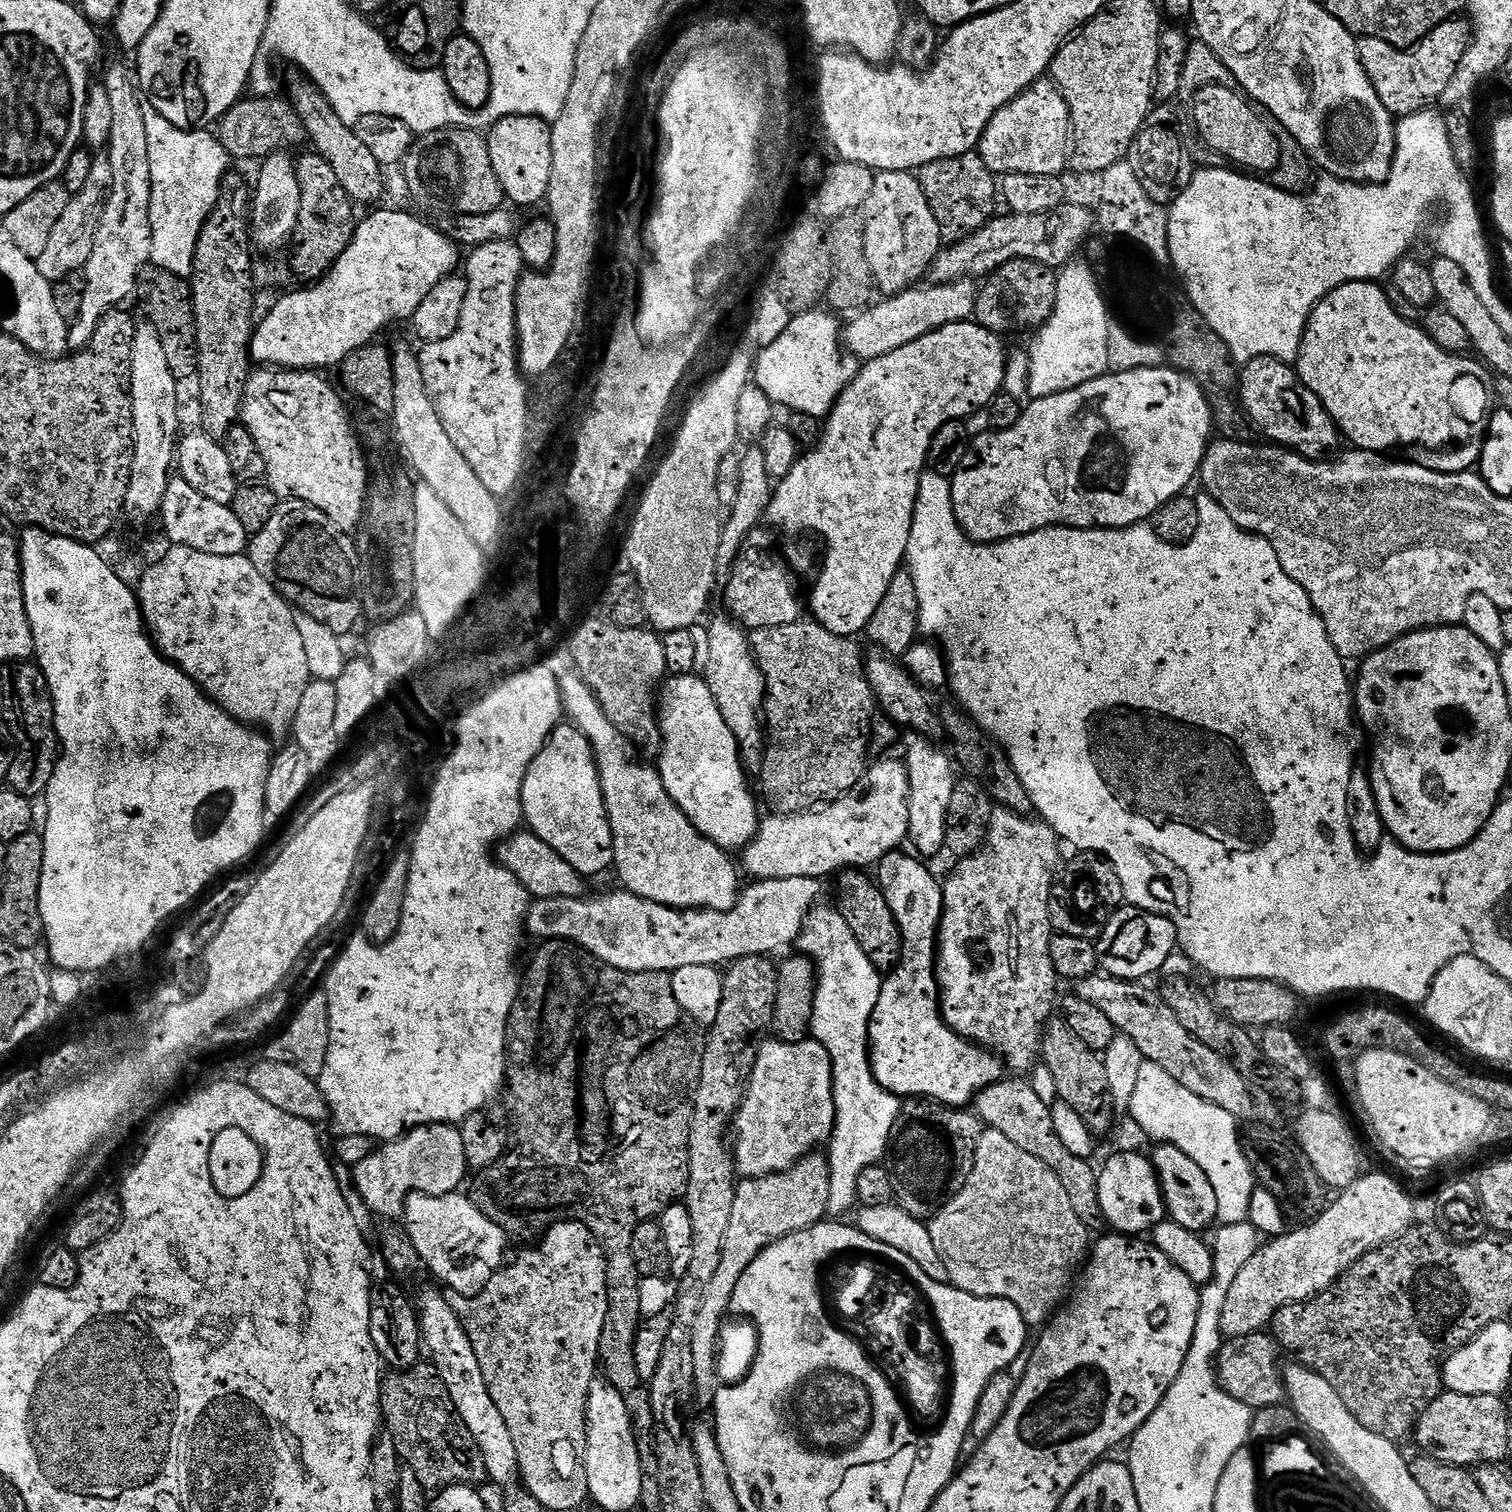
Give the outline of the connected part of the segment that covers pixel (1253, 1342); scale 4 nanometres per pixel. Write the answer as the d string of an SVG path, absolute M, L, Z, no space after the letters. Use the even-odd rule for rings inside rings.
M1264 1330L1249 1336L1225 1339L1216 1357L1216 1378L1220 1388L1226 1390L1230 1398L1238 1398L1238 1402L1253 1410L1285 1403L1286 1383L1280 1377L1279 1355L1277 1341Z

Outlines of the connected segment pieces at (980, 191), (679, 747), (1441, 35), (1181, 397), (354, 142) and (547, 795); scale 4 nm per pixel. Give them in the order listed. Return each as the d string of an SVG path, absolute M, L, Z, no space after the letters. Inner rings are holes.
M964 158L957 163L956 160L942 160L939 161L939 172L932 172L936 170L924 170L919 173L918 179L922 190L926 194L926 198L930 202L930 210L934 210L934 218L940 220L940 238L944 242L955 242L962 240L967 236L974 234L977 230L977 226L988 223L997 211L996 208L996 196L998 200L998 180L993 172L986 166L986 162L982 159Z
M696 674L673 675L669 680L658 696L658 736L664 739L664 749L660 752L660 764L658 763L662 782L682 814L690 818L693 826L706 839L725 850L743 850L756 836L761 817L756 816L756 800L748 789L749 777L746 775L744 762L740 759L738 742L734 734L730 734L730 726L726 726L726 718L722 718L722 710L718 710L718 702L714 702L714 694L710 694L707 680Z
M1464 18L1442 22L1431 34L1410 48L1395 48L1377 36L1359 37L1360 61L1378 94L1382 106L1393 118L1403 118L1431 109L1443 98L1443 91L1469 55L1473 43L1473 25Z
M1171 366L1158 368L1139 368L1129 372L1109 371L1077 388L1065 392L1055 392L1046 398L1032 400L1021 411L1020 420L1014 426L999 430L987 430L977 440L968 445L968 453L962 458L960 469L950 478L952 481L952 505L954 514L962 530L977 544L997 544L1000 540L1009 540L1015 536L1025 536L1034 530L1059 526L1062 528L1128 528L1132 524L1151 521L1156 511L1170 502L1175 496L1183 496L1189 491L1192 480L1200 475L1200 463L1204 461L1204 451L1214 436L1212 408L1200 383L1184 372Z
M292 70L288 76L288 93L286 99L294 106L294 110L302 118L304 135L314 147L315 155L320 156L326 162L330 162L330 170L334 170L334 175L338 182L342 182L342 190L357 205L372 204L384 192L384 180L380 177L382 166L374 154L370 154L370 146L358 138L353 125L342 122L338 114L330 106L326 94L318 85L312 83L303 72Z
M561 722L556 725L548 740L540 748L534 762L528 767L526 778L522 782L522 810L523 823L530 831L553 847L574 868L578 874L585 878L600 876L604 871L613 867L612 859L612 831L608 821L608 811L604 805L602 782L600 781L600 767L596 765L596 755L587 740L576 725L571 722Z

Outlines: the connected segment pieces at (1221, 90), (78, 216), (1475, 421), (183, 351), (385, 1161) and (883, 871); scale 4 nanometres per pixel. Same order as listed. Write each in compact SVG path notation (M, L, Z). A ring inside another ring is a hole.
M1208 85L1195 95L1194 103L1196 105L1192 108L1192 116L1196 119L1196 128L1200 131L1201 138L1218 155L1233 160L1228 162L1241 169L1251 170L1256 174L1271 173L1280 157L1277 129L1257 111L1253 101L1243 91L1235 87Z
M100 158L92 164L80 193L73 195L66 210L54 222L54 230L50 230L50 240L46 242L46 250L42 250L35 257L38 270L42 278L53 282L61 282L65 277L79 273L88 263L90 254L94 250L94 238L98 230L100 215L104 209L104 201L107 200L112 187L112 167L107 158Z
M1351 280L1316 304L1304 331L1295 372L1321 399L1353 449L1403 454L1435 472L1475 469L1480 463L1490 417L1488 388L1483 380L1485 365L1471 355L1455 356L1439 348L1418 325L1396 313L1380 286L1371 280Z
M148 264L137 276L135 297L138 298L143 317L155 326L162 348L165 353L168 368L179 381L197 375L197 342L196 324L193 318L193 302L191 285L173 272L162 270Z
M424 1124L420 1128L409 1128L403 1136L396 1140L387 1141L381 1150L374 1150L362 1162L351 1169L352 1180L356 1183L356 1192L364 1199L364 1204L376 1216L385 1216L388 1222L403 1217L404 1202L414 1192L422 1192L427 1196L445 1196L457 1191L464 1180L464 1175L470 1172L466 1162L466 1146L455 1124Z
M902 850L888 852L876 865L878 884L897 922L903 941L915 942L918 938L939 935L940 918L944 908L943 887L915 855L908 856Z

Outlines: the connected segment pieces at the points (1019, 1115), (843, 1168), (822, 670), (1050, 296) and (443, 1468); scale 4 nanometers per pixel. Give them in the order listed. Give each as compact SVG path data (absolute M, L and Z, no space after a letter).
M1005 1078L999 1080L994 1086L978 1093L974 1100L974 1112L988 1128L996 1128L1014 1146L1022 1146L1026 1154L1034 1154L1050 1170L1056 1172L1058 1182L1066 1186L1066 1194L1070 1194L1070 1206L1074 1206L1074 1214L1082 1218L1085 1226L1092 1226L1095 1220L1101 1219L1100 1203L1098 1202L1098 1190L1096 1189L1097 1169L1082 1158L1074 1158L1066 1146L1054 1134L1054 1118L1049 1101L1044 1101L1024 1078Z
M817 907L800 932L798 948L816 967L811 1035L832 1059L836 1125L826 1145L830 1170L828 1216L840 1218L843 1212L857 1207L858 1174L867 1168L877 1167L885 1159L888 1139L899 1116L902 1100L887 1092L872 1073L868 1023L878 1002L882 976L862 952L839 911L835 907Z
M801 618L790 626L754 628L750 632L752 653L764 675L762 723L766 729L766 747L760 788L765 802L772 807L769 809L781 816L803 812L843 796L870 767L866 729L874 720L874 697L865 672L865 657L860 656L855 639L834 634L815 622L807 624L806 620Z
M1038 261L1006 262L979 285L976 294L975 323L997 334L1024 332L1027 328L1043 328L1052 317L1056 305L1056 277L1057 273L1053 269L1039 264Z
M419 1362L413 1368L388 1375L380 1385L382 1420L399 1459L410 1466L411 1477L419 1480L427 1492L485 1483L485 1460L478 1442L474 1442L458 1410L454 1410L454 1402L450 1402L446 1382L442 1382L438 1370L430 1362Z

